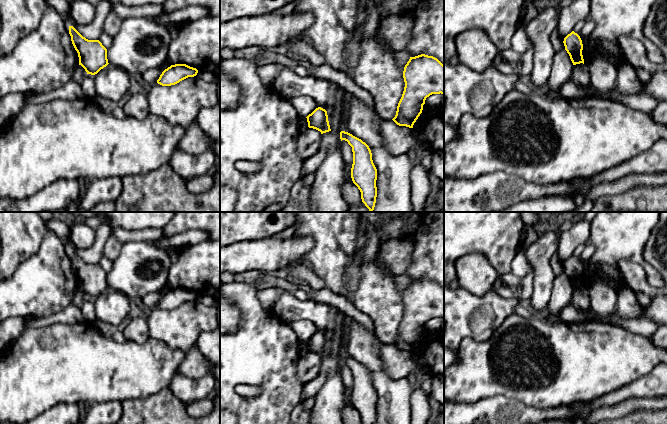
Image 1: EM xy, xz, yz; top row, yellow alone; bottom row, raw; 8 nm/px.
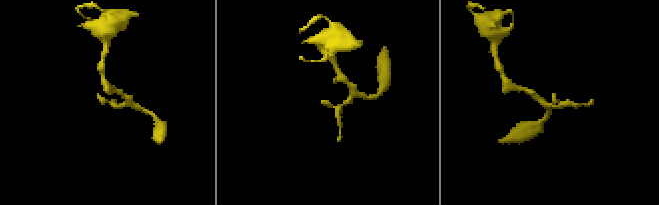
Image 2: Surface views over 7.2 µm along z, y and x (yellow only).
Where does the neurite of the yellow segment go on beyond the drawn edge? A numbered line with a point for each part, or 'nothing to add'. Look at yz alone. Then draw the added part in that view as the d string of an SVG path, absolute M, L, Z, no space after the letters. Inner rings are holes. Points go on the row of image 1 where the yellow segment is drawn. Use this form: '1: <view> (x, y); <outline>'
nothing to add

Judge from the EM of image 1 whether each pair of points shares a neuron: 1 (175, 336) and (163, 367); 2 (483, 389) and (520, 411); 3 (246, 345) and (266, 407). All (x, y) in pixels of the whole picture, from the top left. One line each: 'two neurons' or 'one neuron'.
1: two neurons
2: two neurons
3: one neuron

